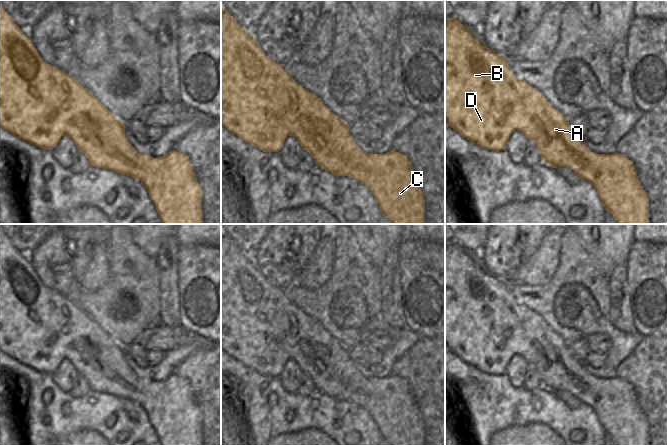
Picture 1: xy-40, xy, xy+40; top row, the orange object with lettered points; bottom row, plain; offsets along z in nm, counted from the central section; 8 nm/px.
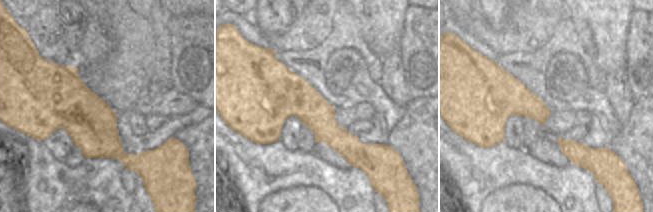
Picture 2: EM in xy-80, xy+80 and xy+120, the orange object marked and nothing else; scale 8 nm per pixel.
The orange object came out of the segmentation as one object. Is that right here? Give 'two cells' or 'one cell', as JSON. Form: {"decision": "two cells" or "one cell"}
{"decision": "one cell"}

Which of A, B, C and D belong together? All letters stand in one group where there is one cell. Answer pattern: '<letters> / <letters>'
A B C D

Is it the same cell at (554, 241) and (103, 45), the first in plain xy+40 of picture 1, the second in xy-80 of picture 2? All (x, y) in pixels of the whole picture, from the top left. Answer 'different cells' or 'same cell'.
same cell

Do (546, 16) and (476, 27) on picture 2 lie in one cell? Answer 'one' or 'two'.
one

